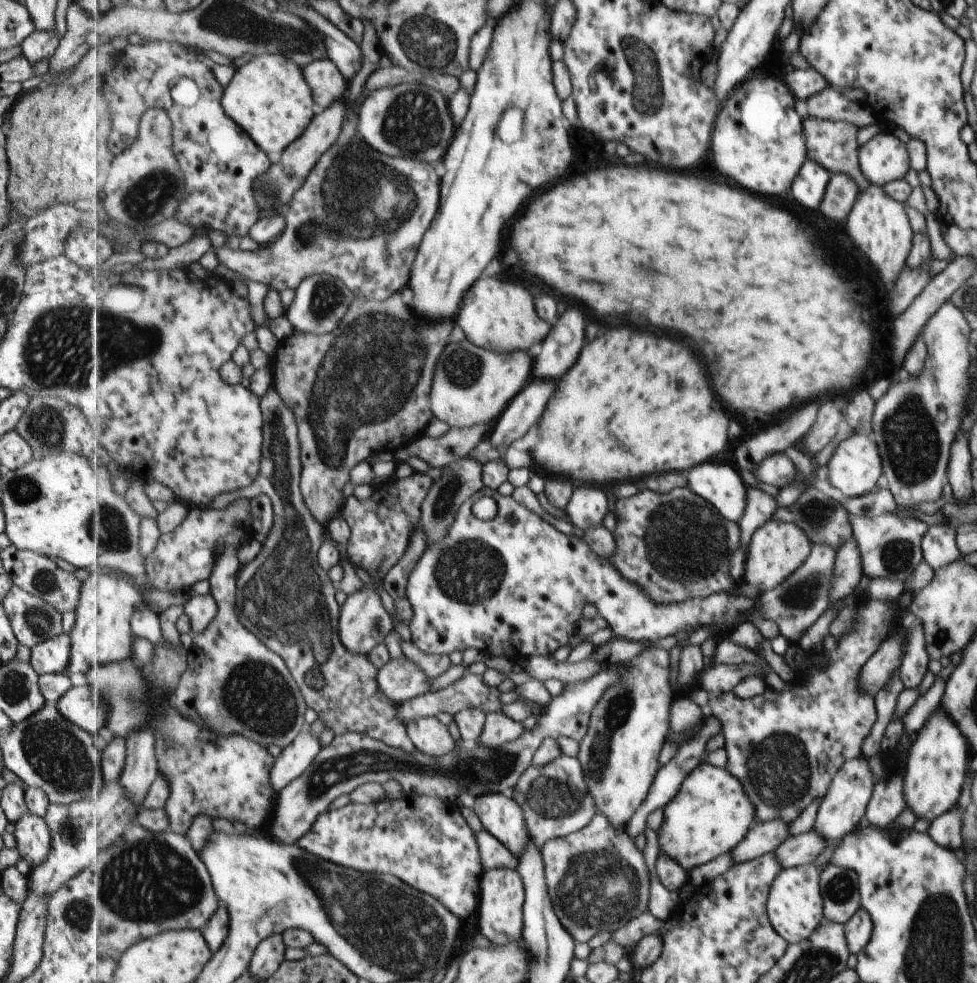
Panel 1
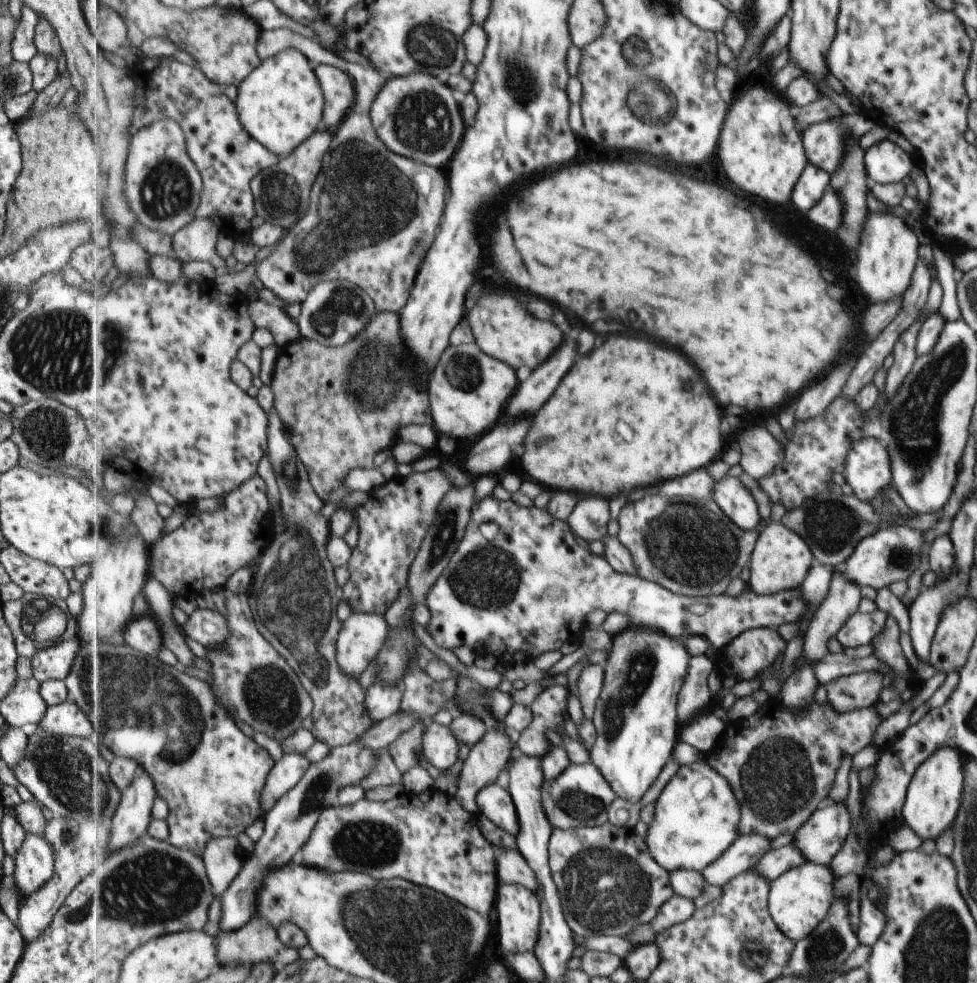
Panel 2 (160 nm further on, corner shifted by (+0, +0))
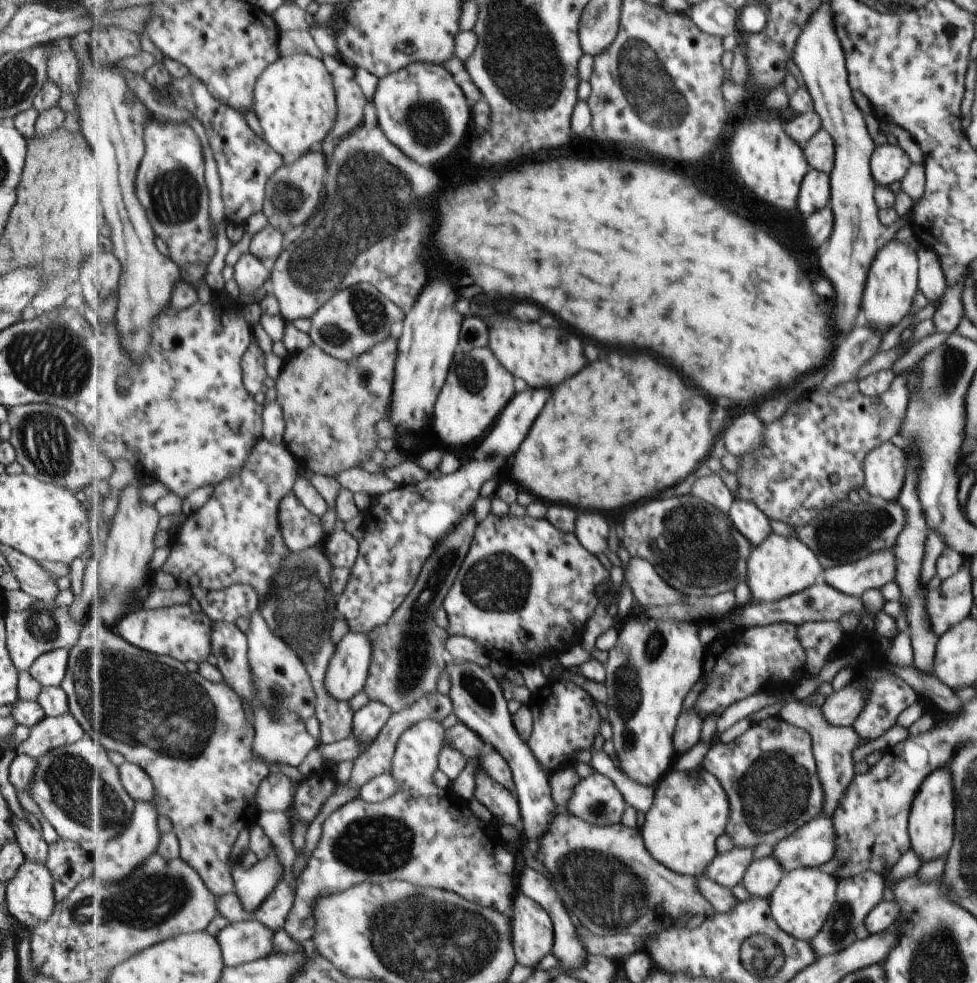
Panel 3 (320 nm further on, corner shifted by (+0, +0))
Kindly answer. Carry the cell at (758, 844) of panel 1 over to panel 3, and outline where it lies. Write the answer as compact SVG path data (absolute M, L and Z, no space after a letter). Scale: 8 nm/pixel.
M737 847L726 853L719 853L707 867L705 877L721 886L735 888L741 884L753 860L753 847Z

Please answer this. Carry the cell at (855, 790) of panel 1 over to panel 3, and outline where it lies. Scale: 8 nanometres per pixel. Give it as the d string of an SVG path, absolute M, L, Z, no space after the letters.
M821 814L773 845L770 856L789 872L801 867L818 867L833 859L834 852L833 820Z

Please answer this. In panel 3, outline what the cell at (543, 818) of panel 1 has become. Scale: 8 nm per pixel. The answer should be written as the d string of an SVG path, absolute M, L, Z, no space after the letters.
M595 772L586 779L580 780L578 786L575 787L575 794L571 802L566 809L561 809L561 811L574 814L576 817L585 819L594 825L611 826L621 822L627 806L629 804L627 804L626 798L618 784L607 775Z

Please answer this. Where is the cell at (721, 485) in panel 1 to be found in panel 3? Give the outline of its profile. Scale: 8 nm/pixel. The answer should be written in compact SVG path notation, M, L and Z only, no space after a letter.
M736 498L729 515L753 546L761 544L772 532L769 528L769 519L755 506L755 503Z

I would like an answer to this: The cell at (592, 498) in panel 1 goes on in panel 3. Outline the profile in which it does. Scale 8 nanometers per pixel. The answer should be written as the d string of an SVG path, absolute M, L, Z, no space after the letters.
M583 512L576 522L576 535L593 554L605 554L609 550L609 534L612 522L599 512Z

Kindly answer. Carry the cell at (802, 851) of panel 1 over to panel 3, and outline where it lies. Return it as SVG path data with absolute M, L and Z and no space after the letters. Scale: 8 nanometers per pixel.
M768 856L751 863L742 884L751 895L768 900L783 876L785 871L773 857Z

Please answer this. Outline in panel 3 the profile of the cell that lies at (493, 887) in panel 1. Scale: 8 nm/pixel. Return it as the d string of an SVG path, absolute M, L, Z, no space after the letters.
M517 892L513 918L514 949L519 964L539 966L547 954L554 952L554 920L535 899Z

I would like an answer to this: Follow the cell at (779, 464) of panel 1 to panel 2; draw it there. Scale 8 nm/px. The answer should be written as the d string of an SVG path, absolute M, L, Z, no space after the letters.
M763 425L741 431L736 441L736 446L742 452L739 466L755 480L768 475L782 461L783 451L780 444Z

